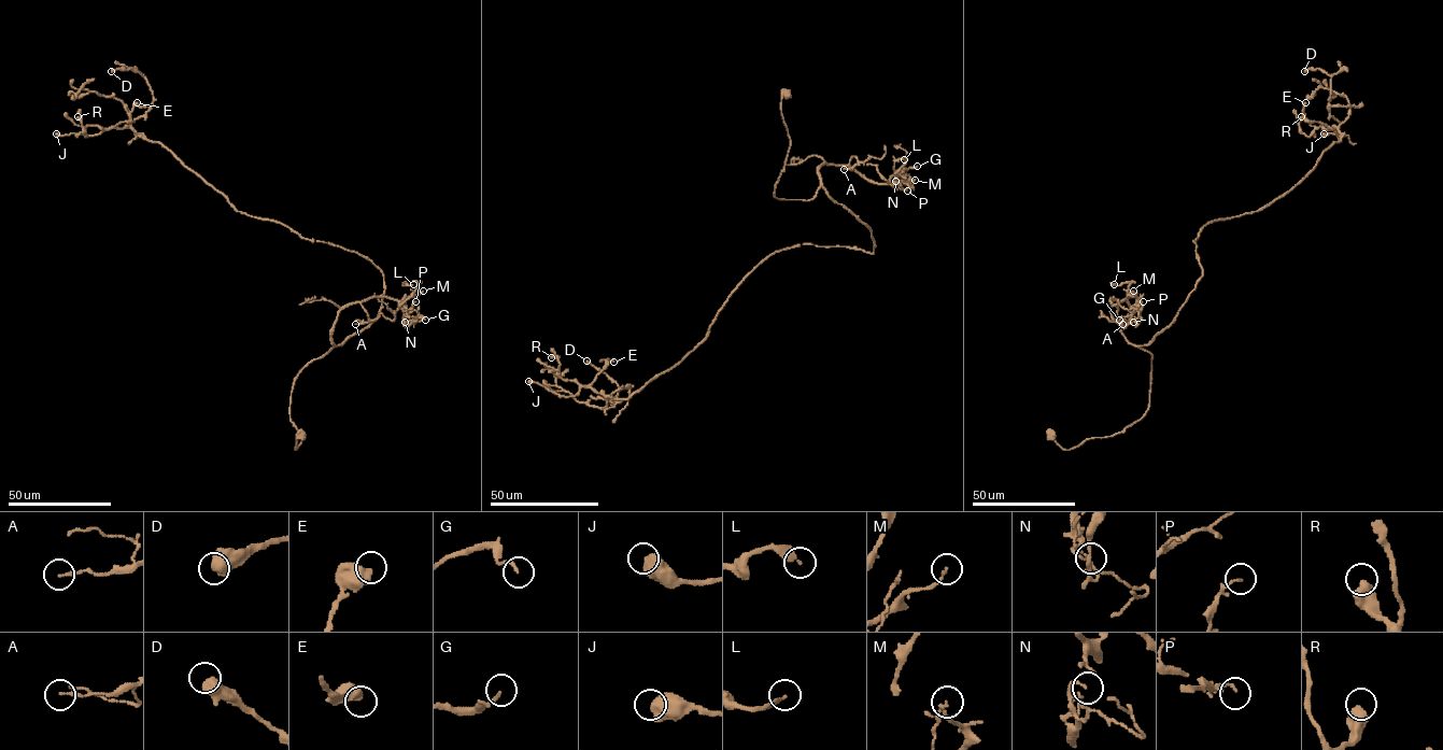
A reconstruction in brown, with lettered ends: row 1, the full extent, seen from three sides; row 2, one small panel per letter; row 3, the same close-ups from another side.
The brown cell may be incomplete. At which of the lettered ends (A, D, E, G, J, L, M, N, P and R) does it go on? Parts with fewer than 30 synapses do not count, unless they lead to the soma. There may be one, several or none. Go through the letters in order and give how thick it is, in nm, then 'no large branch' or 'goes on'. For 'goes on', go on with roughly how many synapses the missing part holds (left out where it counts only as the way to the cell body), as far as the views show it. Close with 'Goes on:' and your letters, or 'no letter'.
A: 130 nm thick; no large branch
D: 440 nm thick; no large branch
E: 600 nm thick; no large branch
G: 130 nm thick; no large branch
J: 650 nm thick; no large branch
L: 200 nm thick; no large branch
M: 130 nm thick; no large branch
N: 80 nm thick; no large branch
P: 80 nm thick; no large branch
R: 600 nm thick; no large branch
Goes on: no letter

